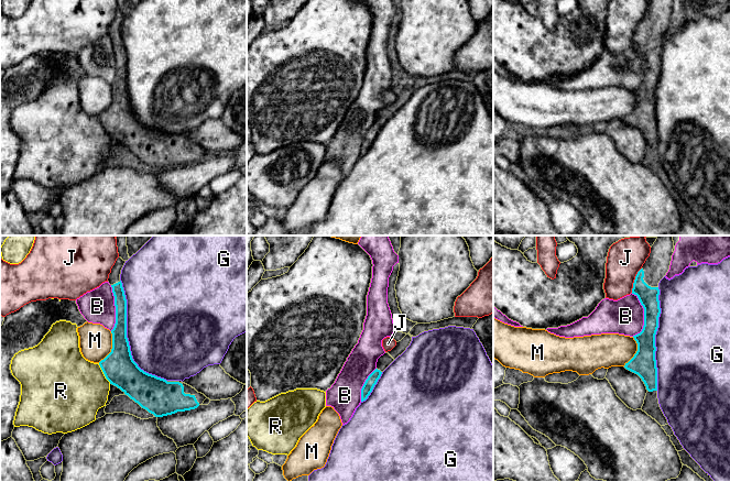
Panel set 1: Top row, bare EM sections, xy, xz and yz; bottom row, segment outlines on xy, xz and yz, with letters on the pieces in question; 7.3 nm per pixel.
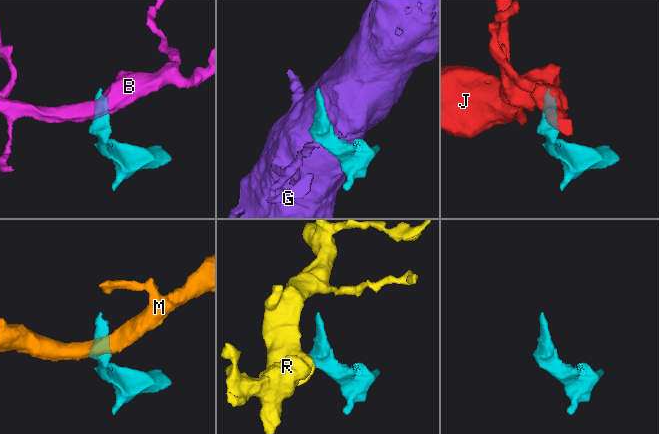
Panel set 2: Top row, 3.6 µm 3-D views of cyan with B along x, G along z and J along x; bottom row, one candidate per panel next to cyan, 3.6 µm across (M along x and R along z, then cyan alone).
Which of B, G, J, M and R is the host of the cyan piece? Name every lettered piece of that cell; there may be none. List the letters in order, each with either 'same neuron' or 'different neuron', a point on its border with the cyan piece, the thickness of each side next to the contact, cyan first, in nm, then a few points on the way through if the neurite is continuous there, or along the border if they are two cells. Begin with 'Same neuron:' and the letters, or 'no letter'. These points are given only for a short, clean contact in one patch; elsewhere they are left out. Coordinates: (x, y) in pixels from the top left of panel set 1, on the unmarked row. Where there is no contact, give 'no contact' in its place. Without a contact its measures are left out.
Same neuron: no letter
B: different neuron | yz (644, 67) | 140/280 nm | along yz (631, 46), (636, 50), (643, 62), (643, 81), (634, 89)
G: different neuron | xy (126, 90) | 240/480 nm
J: different neuron | yz (634, 33) | 140/240 nm | along yz (641, 21), (635, 30), (631, 45)
M: different neuron | xy (112, 101) | 240/240 nm
R: different neuron | xy (104, 127) | 240/460 nm | along xy (98, 117), (105, 131), (110, 137)

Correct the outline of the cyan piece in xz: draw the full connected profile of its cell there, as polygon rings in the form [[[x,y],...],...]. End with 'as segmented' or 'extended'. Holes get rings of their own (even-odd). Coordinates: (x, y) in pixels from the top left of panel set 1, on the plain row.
[[[375,122],[366,133],[361,142],[361,155],[366,154],[380,132],[382,125]]] | as segmented

